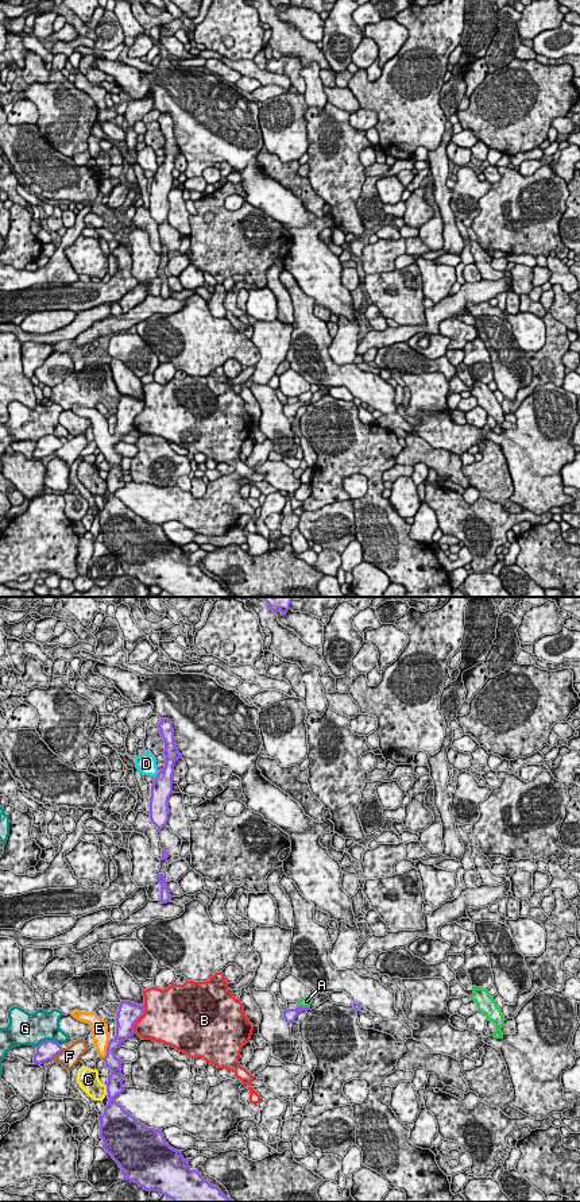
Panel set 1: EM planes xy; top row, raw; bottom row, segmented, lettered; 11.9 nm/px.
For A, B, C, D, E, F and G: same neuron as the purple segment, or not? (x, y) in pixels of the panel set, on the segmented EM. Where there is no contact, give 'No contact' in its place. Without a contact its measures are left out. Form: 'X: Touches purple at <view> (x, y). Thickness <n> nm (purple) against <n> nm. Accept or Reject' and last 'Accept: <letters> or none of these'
A: Touches purple at xy (305, 1008). Thickness 160 nm (purple) against 120 nm. Reject
B: Touches purple at xy (138, 1018). Thickness 280 nm (purple) against 420 nm. Reject
C: Touches purple at xy (107, 1089). Thickness 190 nm (purple) against 240 nm. Reject
D: Touches purple at xy (158, 774). Thickness 260 nm (purple) against 240 nm. Reject
E: Touches purple at xy (107, 1048). Thickness 170 nm (purple) against 190 nm. Accept
F: Touches purple at xy (57, 1054). Thickness 240 nm (purple) against 220 nm. Reject
G: Touches purple at xy (47, 1040). Thickness 240 nm (purple) against 380 nm. Reject
Accept: E

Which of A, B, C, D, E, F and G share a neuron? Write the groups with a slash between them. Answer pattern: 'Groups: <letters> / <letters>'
Groups: A / B / C / D / E / F / G

